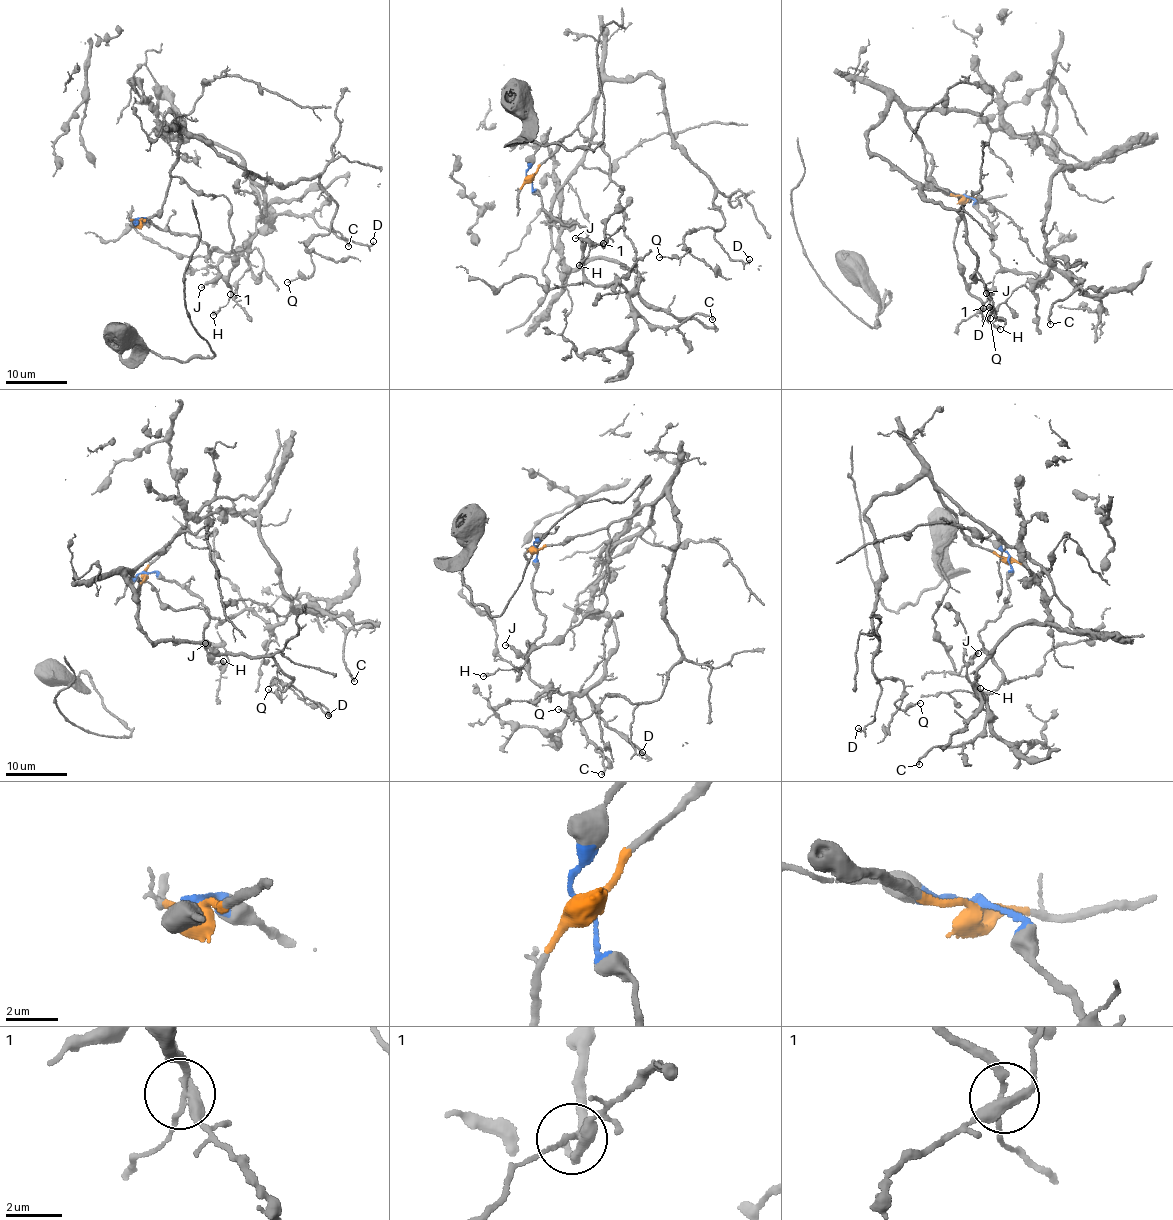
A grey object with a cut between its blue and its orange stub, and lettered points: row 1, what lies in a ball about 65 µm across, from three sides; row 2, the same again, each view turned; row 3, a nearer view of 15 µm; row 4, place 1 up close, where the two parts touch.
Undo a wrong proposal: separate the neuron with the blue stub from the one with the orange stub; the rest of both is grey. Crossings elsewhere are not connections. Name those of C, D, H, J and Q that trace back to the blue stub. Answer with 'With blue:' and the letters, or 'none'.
With blue: C, J

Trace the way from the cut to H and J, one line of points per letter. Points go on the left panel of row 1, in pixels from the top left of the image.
H: (138, 219), (152, 217), (161, 209), (172, 177), (209, 196), (226, 198), (233, 237), (229, 300), (212, 315)
J: (138, 219), (141, 217), (160, 228), (197, 236), (208, 246), (207, 258), (217, 274), (201, 287)

